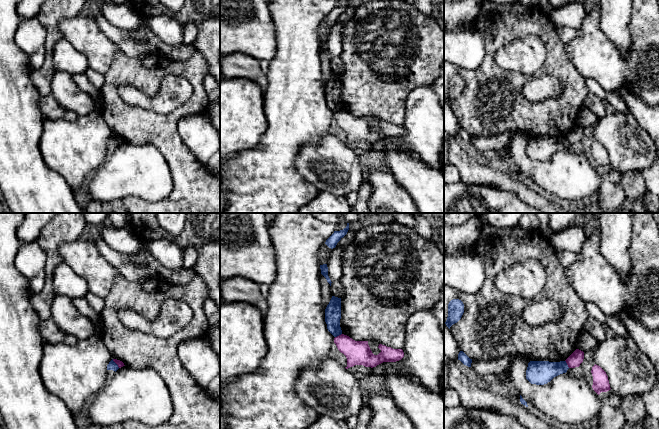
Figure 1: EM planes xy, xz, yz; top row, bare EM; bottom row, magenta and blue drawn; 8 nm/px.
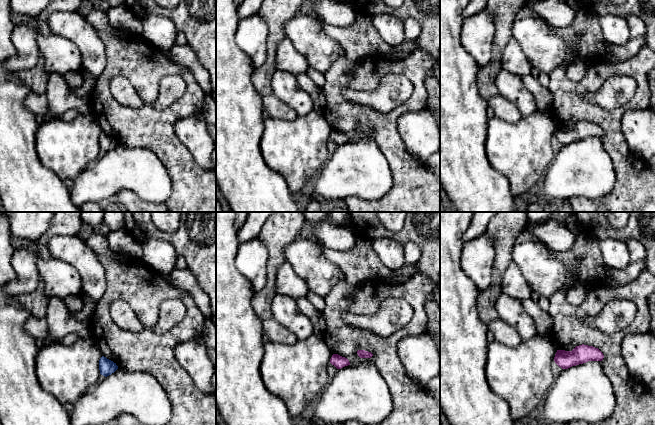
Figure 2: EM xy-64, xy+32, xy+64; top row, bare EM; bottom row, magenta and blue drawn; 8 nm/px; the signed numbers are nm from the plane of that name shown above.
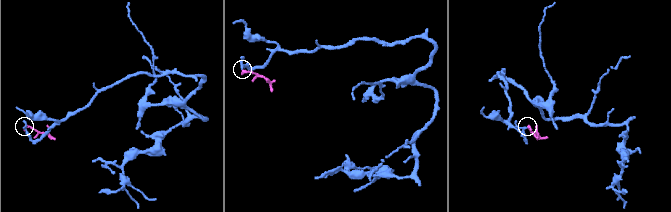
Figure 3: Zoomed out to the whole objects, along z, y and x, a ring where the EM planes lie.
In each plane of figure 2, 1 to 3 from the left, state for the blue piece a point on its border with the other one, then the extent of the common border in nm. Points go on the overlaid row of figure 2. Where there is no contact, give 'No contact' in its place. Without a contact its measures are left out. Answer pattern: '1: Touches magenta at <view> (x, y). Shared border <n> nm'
1: No contact
2: No contact
3: No contact

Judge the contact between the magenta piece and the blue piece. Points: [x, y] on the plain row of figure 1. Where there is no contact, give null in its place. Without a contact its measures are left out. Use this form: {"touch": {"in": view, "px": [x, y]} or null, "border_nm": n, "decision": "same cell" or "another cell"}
{"touch": {"in": "yz", "px": [567, 140]}, "border_nm": 70, "decision": "another cell"}

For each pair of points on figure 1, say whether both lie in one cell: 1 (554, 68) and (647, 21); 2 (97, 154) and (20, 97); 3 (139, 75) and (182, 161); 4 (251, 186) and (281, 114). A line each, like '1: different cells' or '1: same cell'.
1: different cells
2: different cells
3: same cell
4: same cell

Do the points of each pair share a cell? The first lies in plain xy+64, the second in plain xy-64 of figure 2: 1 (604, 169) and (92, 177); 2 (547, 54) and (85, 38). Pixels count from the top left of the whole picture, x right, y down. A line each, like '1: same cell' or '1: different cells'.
1: same cell
2: same cell

